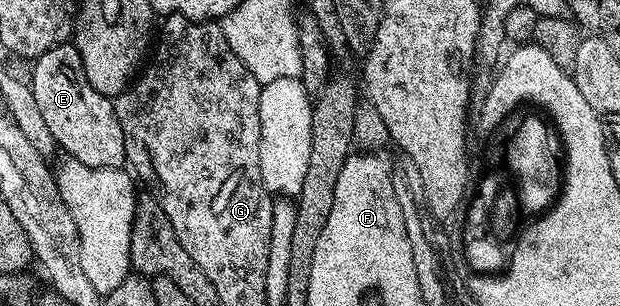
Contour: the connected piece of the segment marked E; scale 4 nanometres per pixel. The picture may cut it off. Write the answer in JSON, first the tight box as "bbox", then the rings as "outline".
{"bbox":[29,44,127,168],"outline":[[[75,44],[53,47],[34,58],[32,65],[35,66],[31,69],[29,84],[56,146],[64,149],[67,157],[85,163],[85,167],[120,168],[127,156],[125,135],[121,135],[121,123],[117,123],[114,100],[101,95],[89,83]]]}

